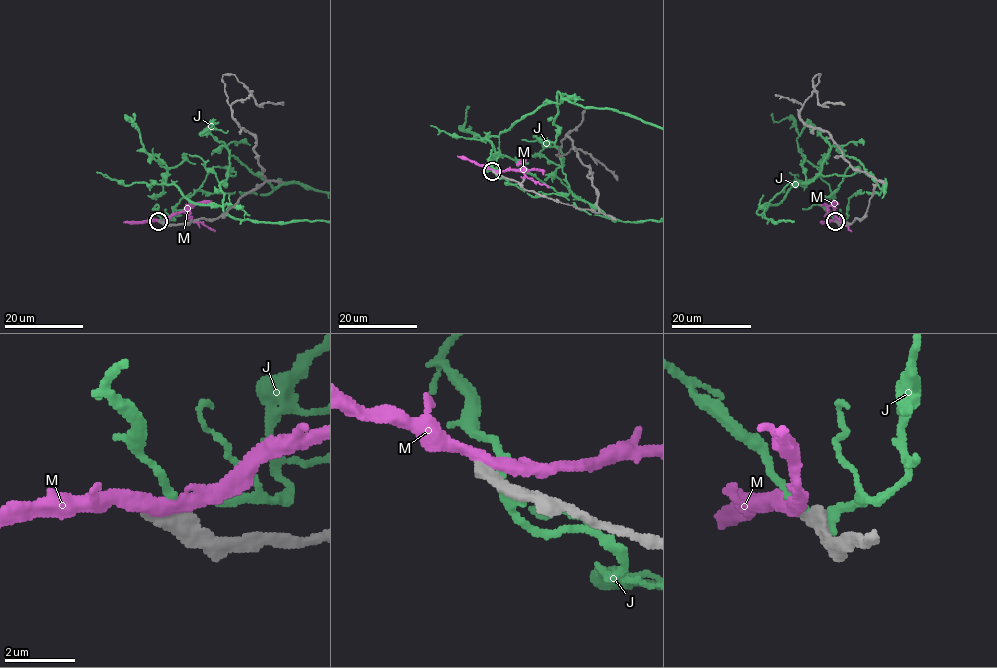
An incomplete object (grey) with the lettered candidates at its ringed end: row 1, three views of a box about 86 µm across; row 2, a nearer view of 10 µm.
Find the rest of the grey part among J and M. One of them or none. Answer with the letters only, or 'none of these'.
none of these

